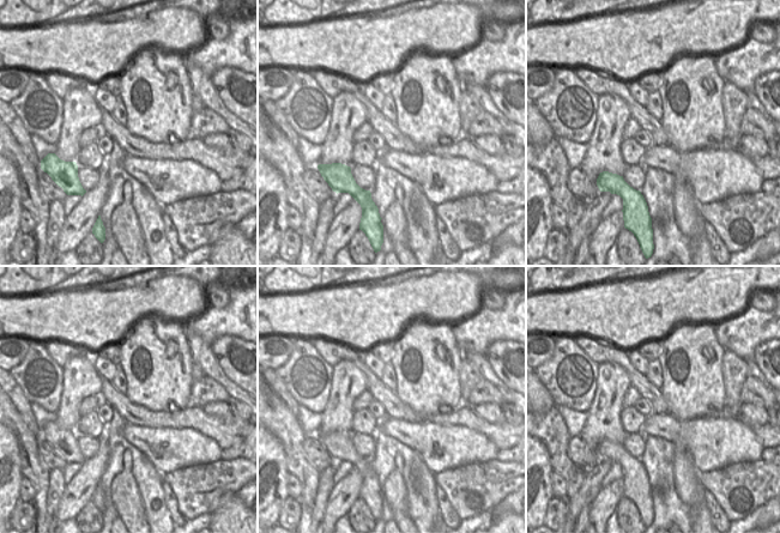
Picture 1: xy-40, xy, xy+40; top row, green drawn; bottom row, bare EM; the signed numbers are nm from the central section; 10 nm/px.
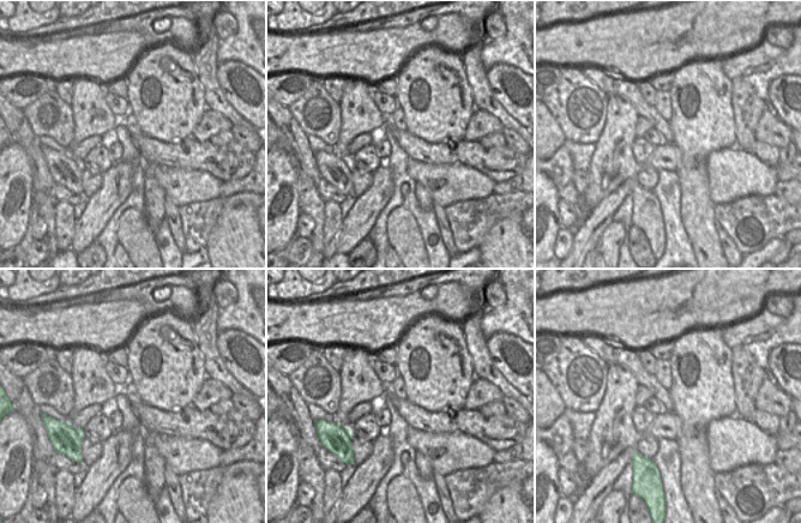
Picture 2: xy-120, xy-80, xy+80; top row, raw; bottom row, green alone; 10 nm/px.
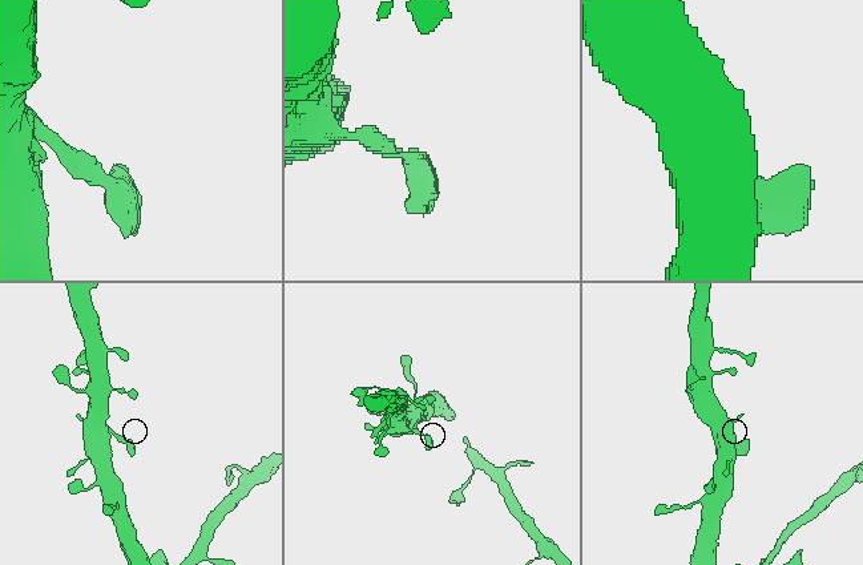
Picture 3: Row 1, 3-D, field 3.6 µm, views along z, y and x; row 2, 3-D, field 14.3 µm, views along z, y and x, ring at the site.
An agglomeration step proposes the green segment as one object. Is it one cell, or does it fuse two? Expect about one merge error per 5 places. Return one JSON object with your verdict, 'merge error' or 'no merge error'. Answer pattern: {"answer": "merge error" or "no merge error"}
{"answer": "no merge error"}

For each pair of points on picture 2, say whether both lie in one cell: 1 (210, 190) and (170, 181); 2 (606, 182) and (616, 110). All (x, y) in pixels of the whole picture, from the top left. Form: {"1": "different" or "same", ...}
{"1": "same", "2": "same"}

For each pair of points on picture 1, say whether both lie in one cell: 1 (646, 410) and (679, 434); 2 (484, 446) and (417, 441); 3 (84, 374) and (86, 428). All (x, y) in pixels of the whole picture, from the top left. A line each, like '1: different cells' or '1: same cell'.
1: different cells
2: same cell
3: different cells

